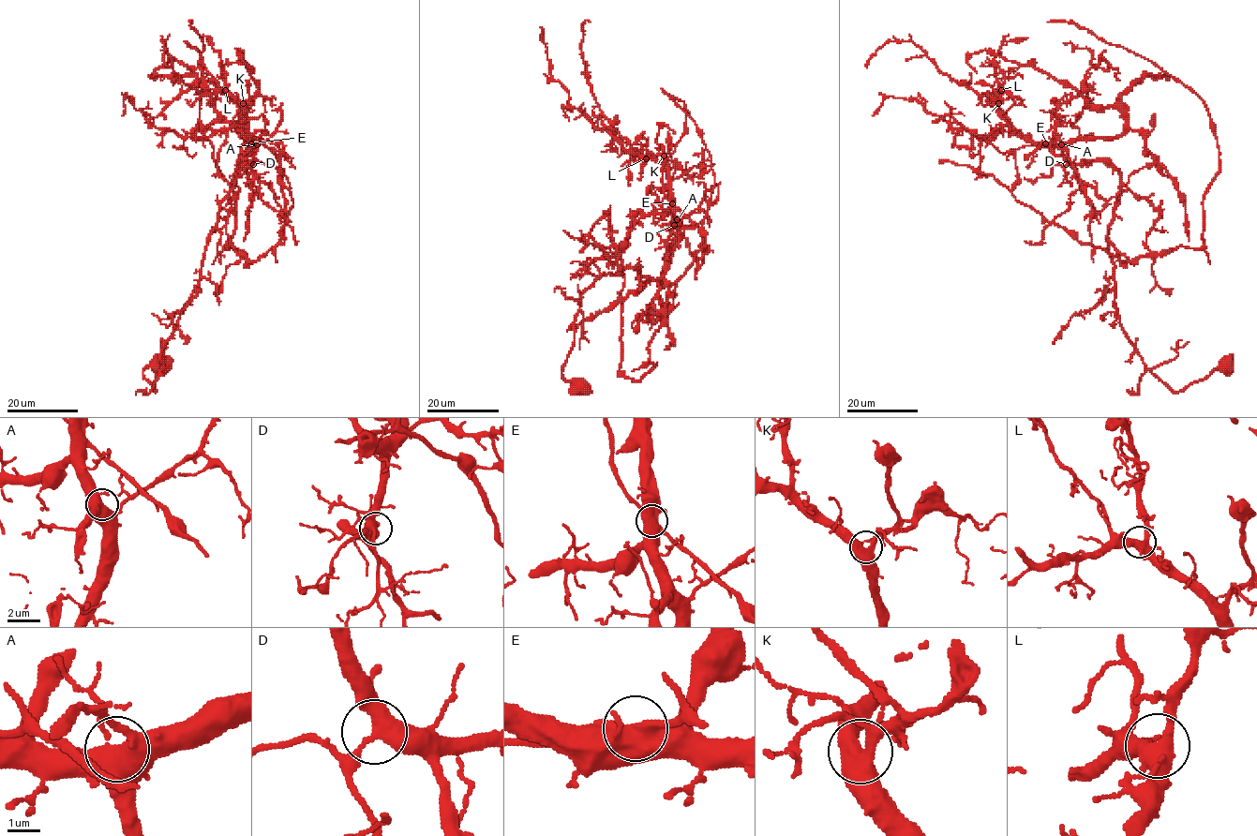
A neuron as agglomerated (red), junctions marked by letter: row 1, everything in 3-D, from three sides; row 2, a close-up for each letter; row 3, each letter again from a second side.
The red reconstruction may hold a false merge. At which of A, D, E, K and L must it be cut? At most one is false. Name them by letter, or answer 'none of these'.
E

